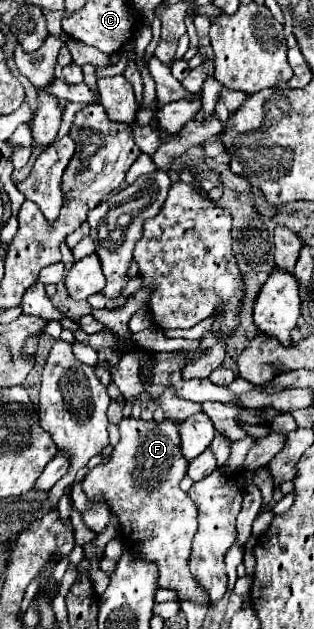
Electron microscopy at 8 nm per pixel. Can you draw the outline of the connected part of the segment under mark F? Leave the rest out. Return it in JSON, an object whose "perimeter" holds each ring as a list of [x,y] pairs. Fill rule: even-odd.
{"perimeter":[[[123,419],[119,423],[121,439],[107,463],[87,473],[83,491],[87,497],[105,495],[113,513],[123,527],[123,539],[139,557],[157,563],[159,585],[179,591],[179,599],[209,603],[207,593],[193,581],[187,561],[191,539],[197,531],[197,505],[179,489],[187,473],[187,461],[181,457],[177,423],[163,421],[161,425],[141,419]]]}

